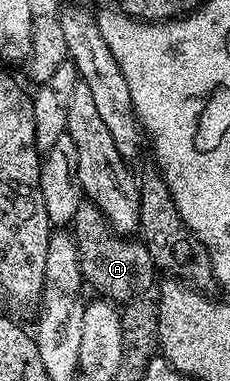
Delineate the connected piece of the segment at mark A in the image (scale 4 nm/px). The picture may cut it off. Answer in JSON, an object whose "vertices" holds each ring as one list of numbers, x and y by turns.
{"vertices":[[83,200,80,208,76,208,72,233,80,256,82,281,89,289,91,286,92,289,99,290,103,299,115,304,125,304,135,302,137,298,149,295,155,289,156,267,152,256,148,256,148,248,133,237,116,233,100,208,89,200]]}

